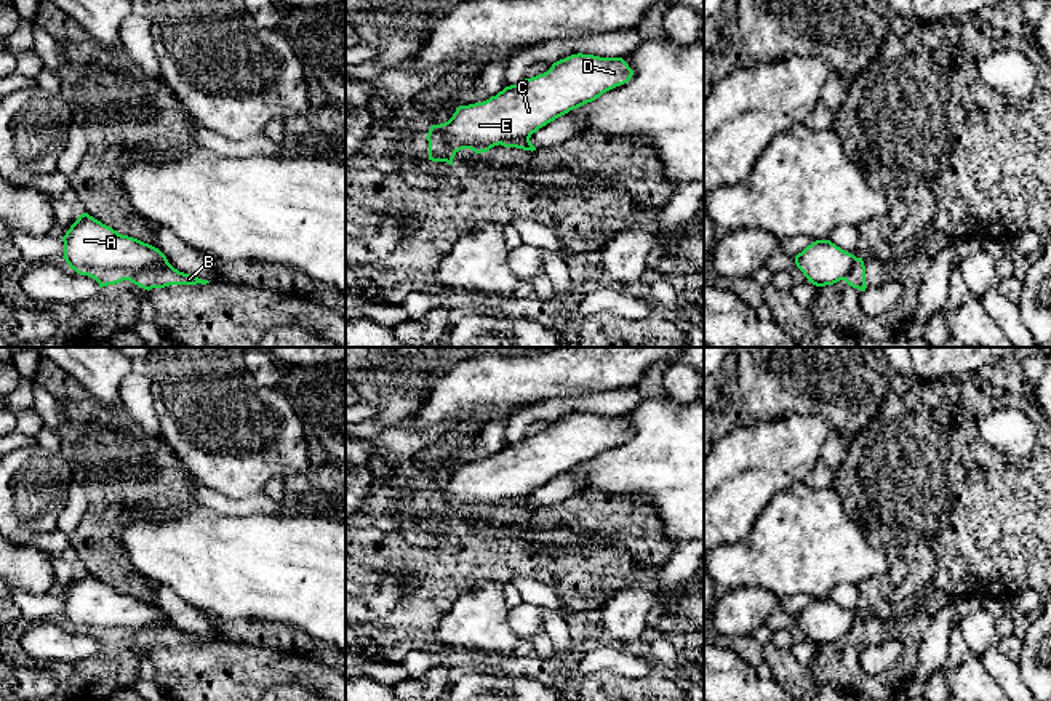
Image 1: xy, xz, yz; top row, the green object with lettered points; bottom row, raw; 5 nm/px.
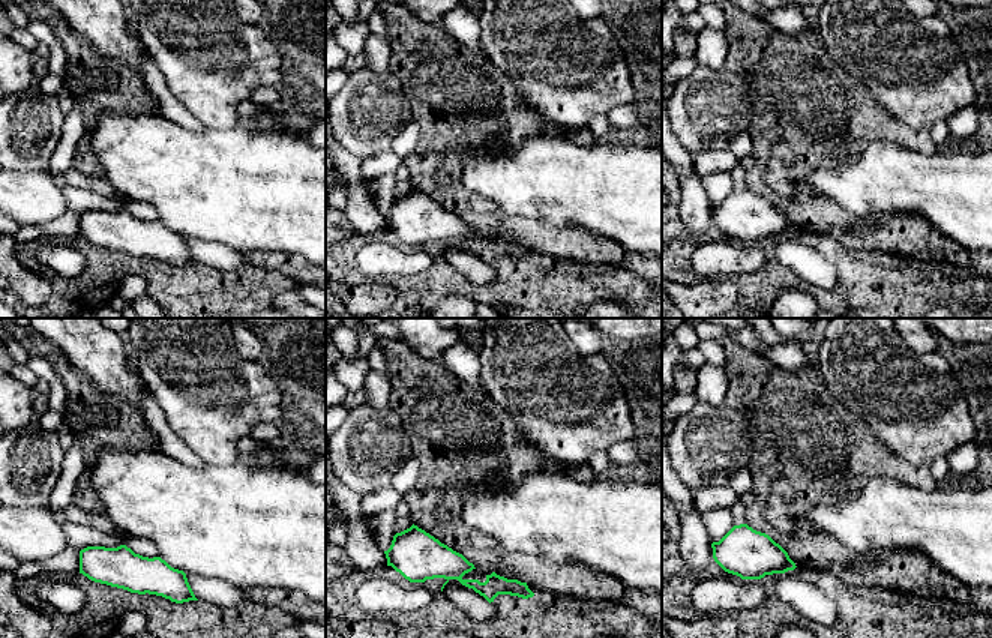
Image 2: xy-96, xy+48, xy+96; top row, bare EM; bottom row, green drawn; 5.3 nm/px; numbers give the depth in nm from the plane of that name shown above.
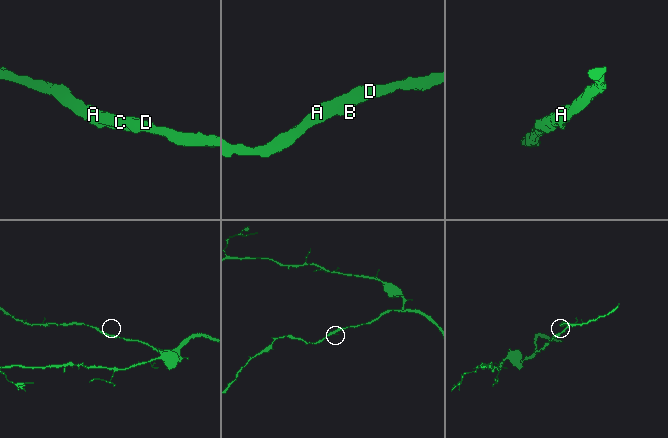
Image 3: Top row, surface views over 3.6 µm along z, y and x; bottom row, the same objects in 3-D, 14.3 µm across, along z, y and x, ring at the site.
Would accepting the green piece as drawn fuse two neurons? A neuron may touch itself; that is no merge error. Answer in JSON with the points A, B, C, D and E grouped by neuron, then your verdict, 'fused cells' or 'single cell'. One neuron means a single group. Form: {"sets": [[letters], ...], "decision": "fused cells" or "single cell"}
{"sets": [["A", "C", "D", "E"], ["B"]], "decision": "fused cells"}

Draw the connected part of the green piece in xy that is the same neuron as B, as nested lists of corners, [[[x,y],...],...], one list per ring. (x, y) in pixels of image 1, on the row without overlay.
[[[165,621],[158,626],[142,627],[142,629],[125,629],[125,627],[74,627],[80,634],[88,634],[99,642],[99,647],[107,643],[115,643],[123,639],[144,647],[165,647],[170,643],[206,643],[208,639],[202,639],[195,634],[179,631],[170,621]]]

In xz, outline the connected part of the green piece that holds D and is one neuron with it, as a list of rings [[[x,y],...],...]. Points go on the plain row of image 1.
[[[582,411],[571,413],[553,421],[547,431],[506,445],[483,461],[459,464],[448,480],[432,483],[426,495],[429,499],[429,519],[454,523],[453,517],[462,507],[482,512],[506,499],[531,496],[533,491],[555,477],[627,442],[632,434],[633,429],[622,416],[600,416]]]

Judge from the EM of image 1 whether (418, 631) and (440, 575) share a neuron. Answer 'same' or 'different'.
same

